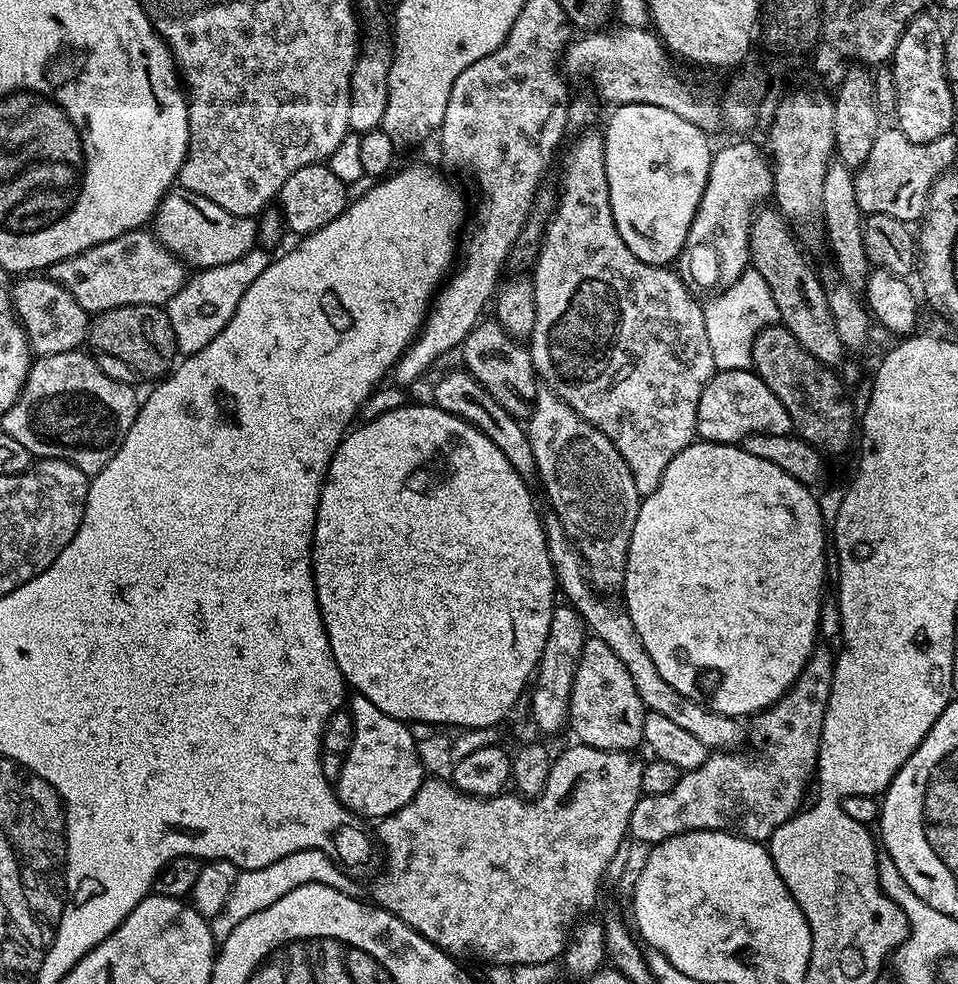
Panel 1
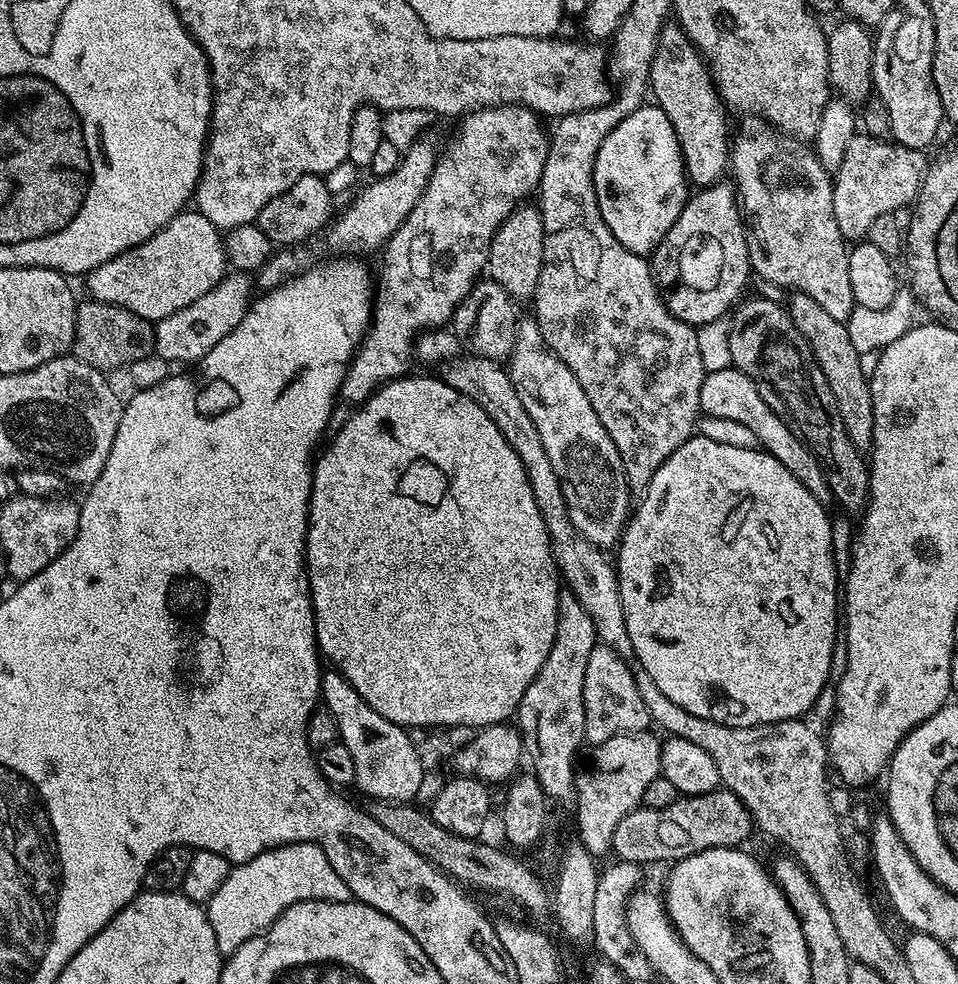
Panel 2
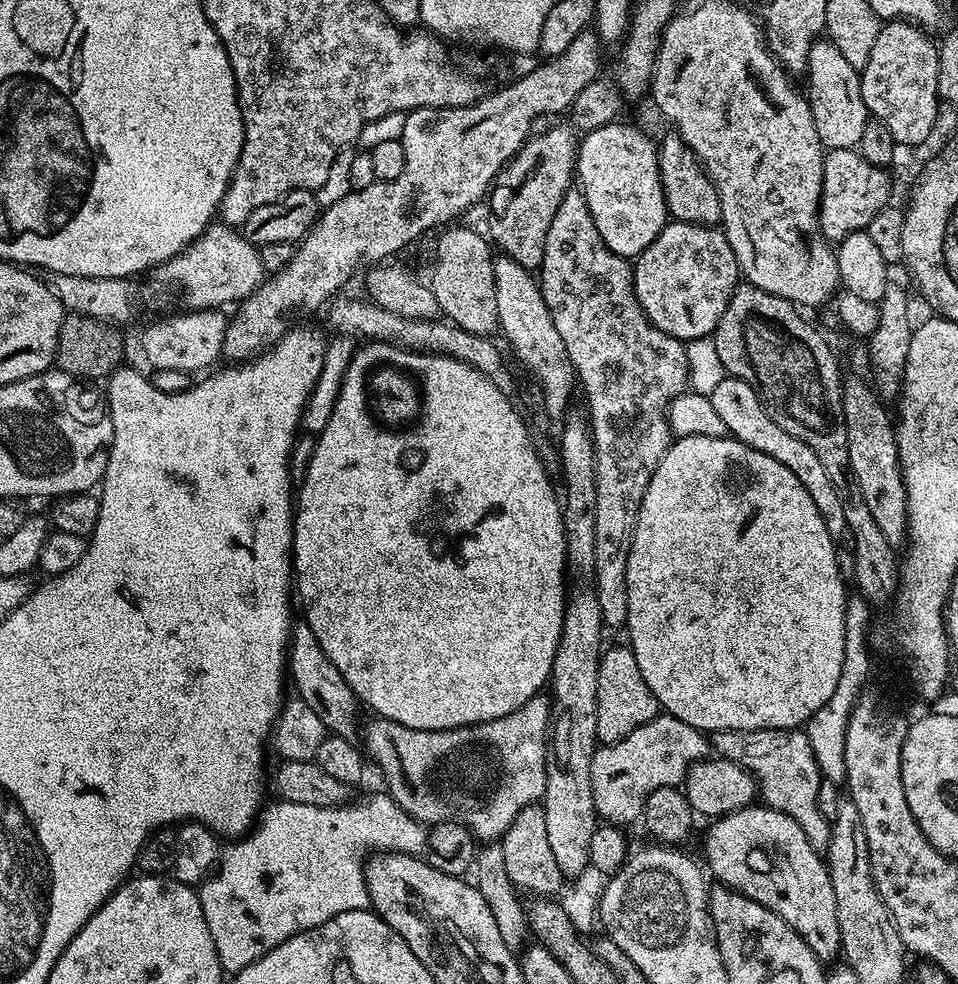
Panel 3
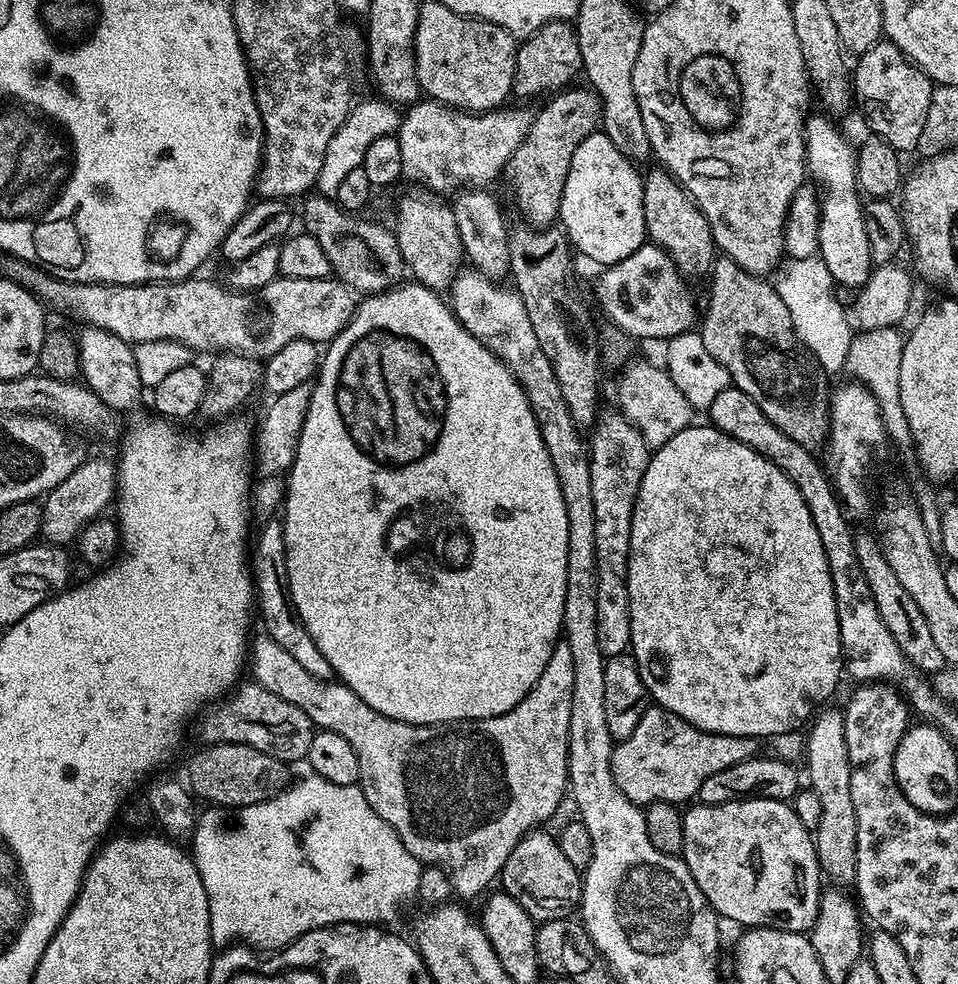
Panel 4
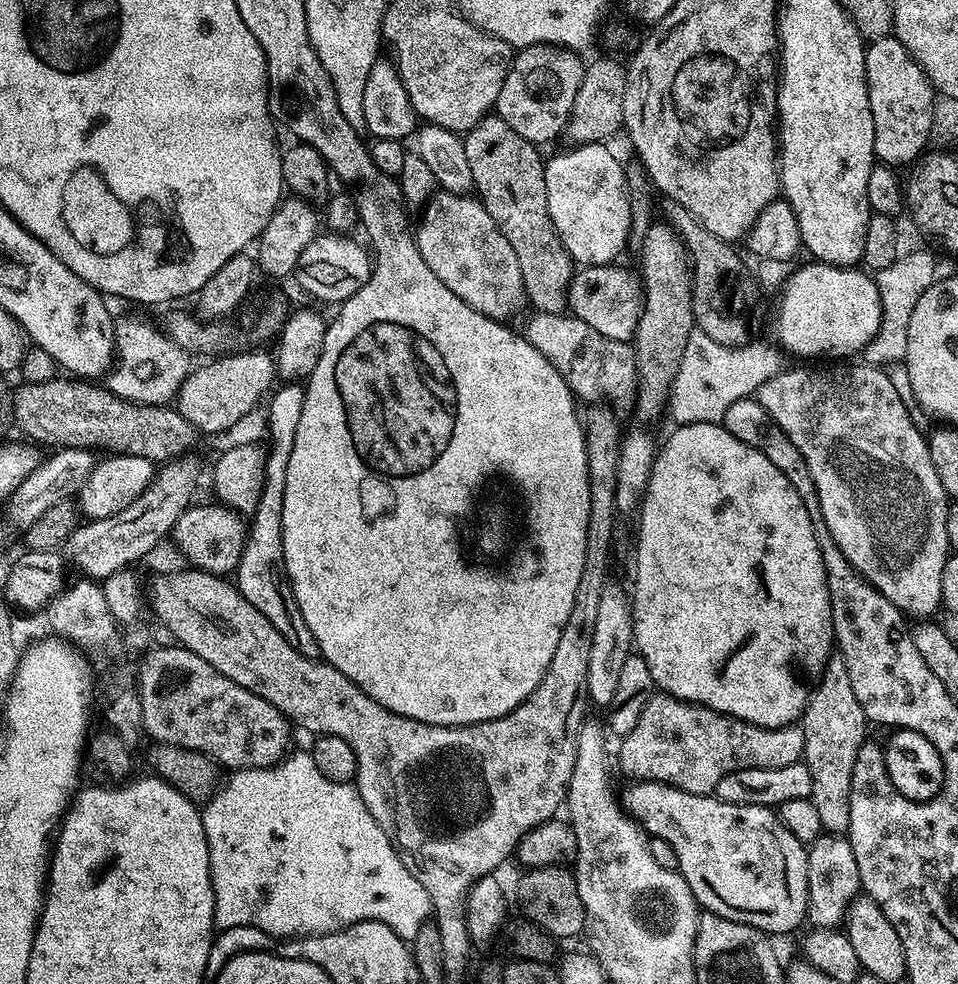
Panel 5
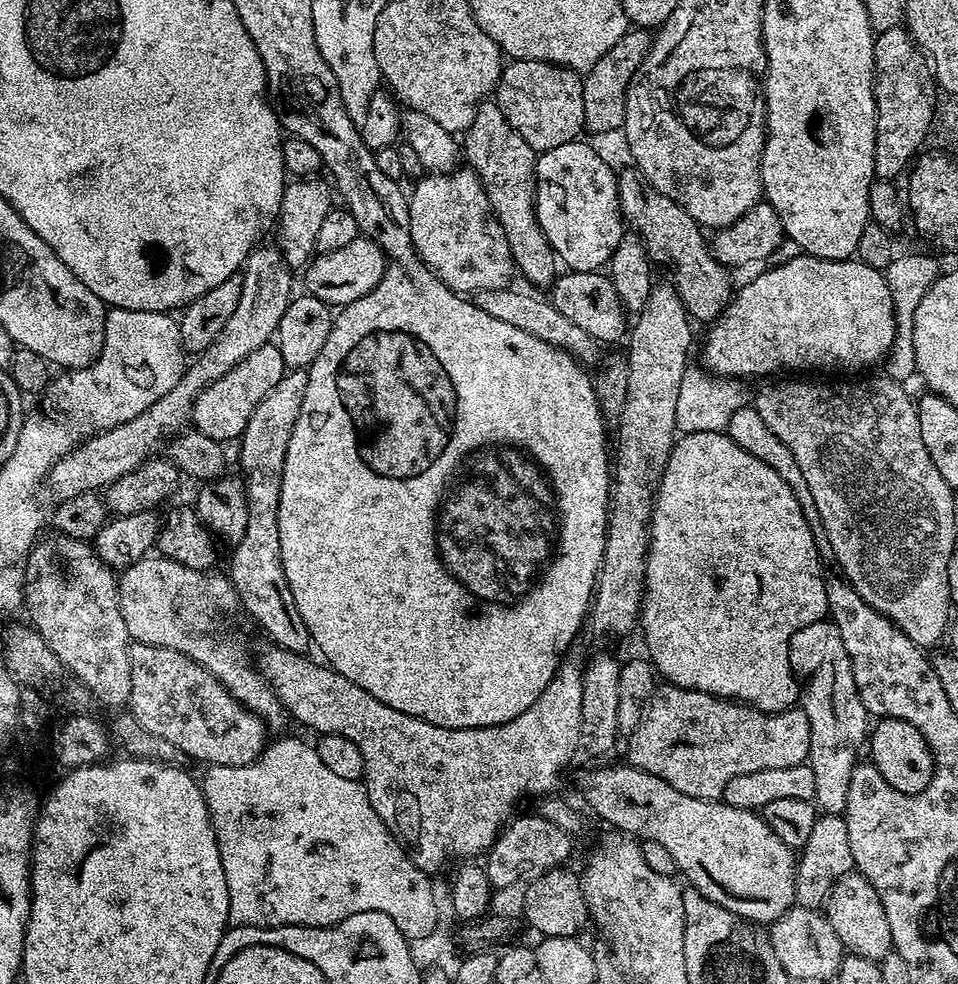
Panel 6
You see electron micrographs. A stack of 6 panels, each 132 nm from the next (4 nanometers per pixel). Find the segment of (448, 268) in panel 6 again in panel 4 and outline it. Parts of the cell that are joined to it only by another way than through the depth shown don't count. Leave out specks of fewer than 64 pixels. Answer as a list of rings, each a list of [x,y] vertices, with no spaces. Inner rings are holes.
[[[477,270],[469,271],[457,272],[450,289],[450,307],[456,313],[456,321],[507,364],[530,402],[532,413],[540,424],[540,433],[544,435],[544,441],[550,450],[551,461],[554,462],[566,501],[570,530],[568,552],[576,552],[576,548],[594,548],[594,504],[588,456],[590,448],[585,437],[584,440],[580,437],[583,435],[574,418],[570,418],[566,398],[562,398],[562,386],[554,376],[554,366],[550,358],[542,354],[542,346],[538,346],[530,314],[526,314],[526,306],[515,287],[503,288],[500,285],[503,283],[497,282],[493,277]]]

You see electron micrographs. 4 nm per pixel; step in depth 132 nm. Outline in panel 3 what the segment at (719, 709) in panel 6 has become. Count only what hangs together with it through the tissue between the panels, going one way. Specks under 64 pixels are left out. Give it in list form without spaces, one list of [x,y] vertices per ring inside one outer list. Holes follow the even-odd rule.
[[[657,714],[650,722],[638,726],[634,734],[626,734],[613,744],[597,747],[590,762],[590,786],[594,790],[594,806],[596,815],[601,821],[617,826],[625,826],[631,820],[639,821],[644,815],[646,798],[654,794],[659,788],[674,788],[683,785],[690,766],[700,760],[707,760],[710,756],[710,740],[705,733],[694,726],[682,722],[678,718],[667,714]]]

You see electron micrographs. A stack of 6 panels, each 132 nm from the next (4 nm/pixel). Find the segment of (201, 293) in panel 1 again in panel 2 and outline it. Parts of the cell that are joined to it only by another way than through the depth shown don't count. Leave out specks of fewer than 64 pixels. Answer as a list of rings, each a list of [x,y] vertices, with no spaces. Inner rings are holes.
[[[229,271],[224,279],[210,290],[210,294],[202,294],[198,302],[190,302],[190,306],[182,306],[174,314],[155,321],[156,351],[155,355],[163,360],[175,362],[175,360],[192,360],[198,362],[207,352],[214,350],[238,322],[242,322],[244,315],[248,313],[248,306],[254,299],[254,280],[249,273]]]

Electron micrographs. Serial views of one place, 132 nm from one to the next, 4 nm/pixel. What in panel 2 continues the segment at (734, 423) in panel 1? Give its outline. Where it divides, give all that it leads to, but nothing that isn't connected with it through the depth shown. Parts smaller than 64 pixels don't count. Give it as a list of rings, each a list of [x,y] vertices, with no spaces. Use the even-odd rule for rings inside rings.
[[[731,366],[707,373],[702,382],[700,411],[705,416],[731,418],[734,422],[742,422],[742,426],[747,426],[754,433],[757,445],[774,458],[778,458],[778,462],[782,462],[782,466],[786,466],[786,470],[790,470],[790,474],[794,474],[794,478],[798,478],[798,482],[802,482],[802,486],[806,486],[806,490],[810,490],[810,494],[814,494],[814,498],[818,498],[820,504],[828,506],[833,503],[828,473],[825,472],[824,465],[793,434],[790,426],[786,426],[786,422],[782,422],[782,418],[778,418],[778,414],[774,414],[774,410],[770,410],[766,402],[762,402],[762,394],[758,394],[755,380],[746,378],[746,374]]]

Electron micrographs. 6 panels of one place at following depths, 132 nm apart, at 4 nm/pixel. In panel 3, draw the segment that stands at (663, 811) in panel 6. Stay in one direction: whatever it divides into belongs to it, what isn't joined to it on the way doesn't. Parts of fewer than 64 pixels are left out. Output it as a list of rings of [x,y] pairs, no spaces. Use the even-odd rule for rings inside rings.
[[[767,806],[756,807],[743,808],[709,823],[712,825],[704,836],[707,871],[712,871],[721,885],[778,914],[814,950],[819,960],[835,961],[841,955],[838,906],[827,863],[818,849],[810,846],[802,826],[794,818]]]

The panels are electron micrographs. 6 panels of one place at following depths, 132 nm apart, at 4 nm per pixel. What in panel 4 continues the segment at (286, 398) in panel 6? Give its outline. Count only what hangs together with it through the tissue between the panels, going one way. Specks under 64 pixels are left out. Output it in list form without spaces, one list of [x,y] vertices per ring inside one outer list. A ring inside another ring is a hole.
[[[273,518],[263,525],[256,544],[254,540],[254,557],[251,559],[250,567],[254,575],[256,585],[256,597],[258,599],[258,616],[264,619],[263,631],[295,658],[299,664],[310,674],[314,674],[323,680],[333,679],[334,673],[330,662],[326,662],[326,654],[318,650],[314,638],[310,638],[310,630],[302,622],[297,614],[296,607],[290,594],[290,574],[286,570],[286,542],[284,541],[284,526],[279,519]]]

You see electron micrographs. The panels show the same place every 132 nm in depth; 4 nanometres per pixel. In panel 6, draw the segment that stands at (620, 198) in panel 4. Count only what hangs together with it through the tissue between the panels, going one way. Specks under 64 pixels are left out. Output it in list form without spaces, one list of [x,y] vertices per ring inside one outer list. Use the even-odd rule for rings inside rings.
[[[580,138],[539,153],[536,162],[536,217],[565,269],[595,272],[609,263],[626,231],[616,178],[614,169]]]

